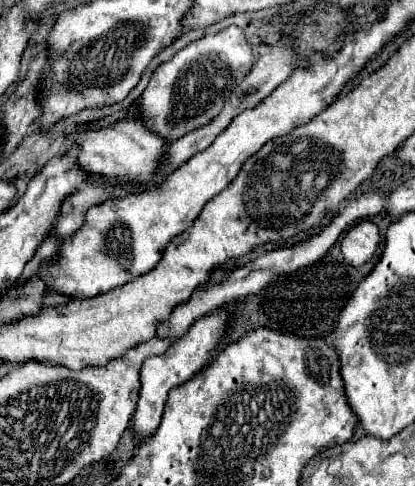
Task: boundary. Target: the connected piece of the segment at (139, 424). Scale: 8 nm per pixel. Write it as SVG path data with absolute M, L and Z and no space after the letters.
M224 307L216 313L210 313L202 319L198 319L176 343L172 343L168 347L166 353L150 357L148 361L144 361L142 365L142 373L140 373L140 391L138 391L138 403L136 403L136 411L132 413L132 421L130 427L134 431L136 439L146 439L152 437L162 421L162 413L164 413L164 405L166 405L166 397L168 391L176 385L182 385L184 381L192 379L200 369L204 369L204 365L216 355L216 349L226 333L226 323L230 317L230 309Z

